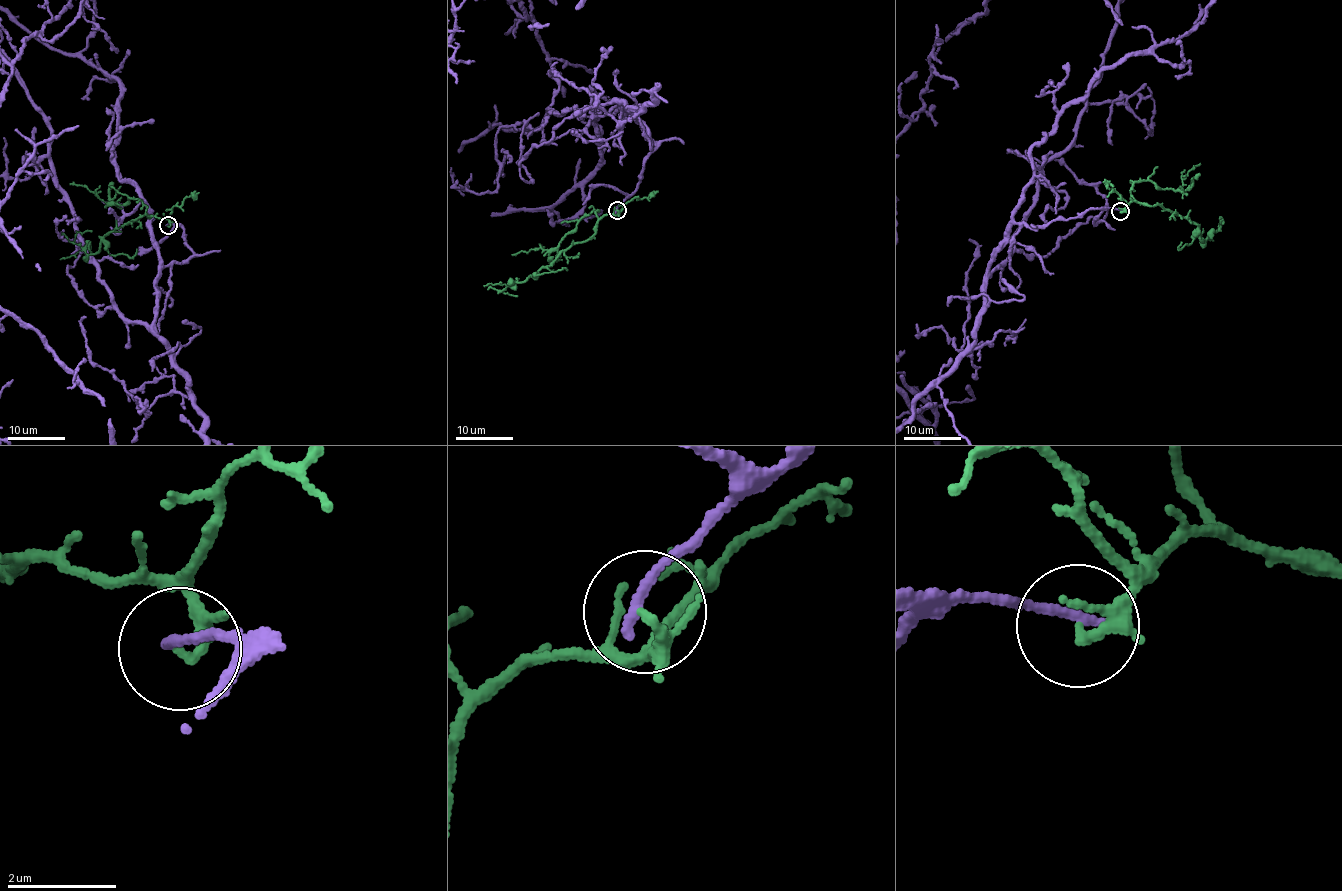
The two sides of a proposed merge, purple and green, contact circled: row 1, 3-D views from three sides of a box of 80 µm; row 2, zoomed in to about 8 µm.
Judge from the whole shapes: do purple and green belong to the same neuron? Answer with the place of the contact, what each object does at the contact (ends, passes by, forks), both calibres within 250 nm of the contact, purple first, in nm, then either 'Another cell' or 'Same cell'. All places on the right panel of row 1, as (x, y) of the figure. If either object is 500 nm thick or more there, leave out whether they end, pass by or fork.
Place: (1120, 211). At the ring purple ends. At the ring green forks. Thickness 200 nm (purple) against 110 nm. Another cell

